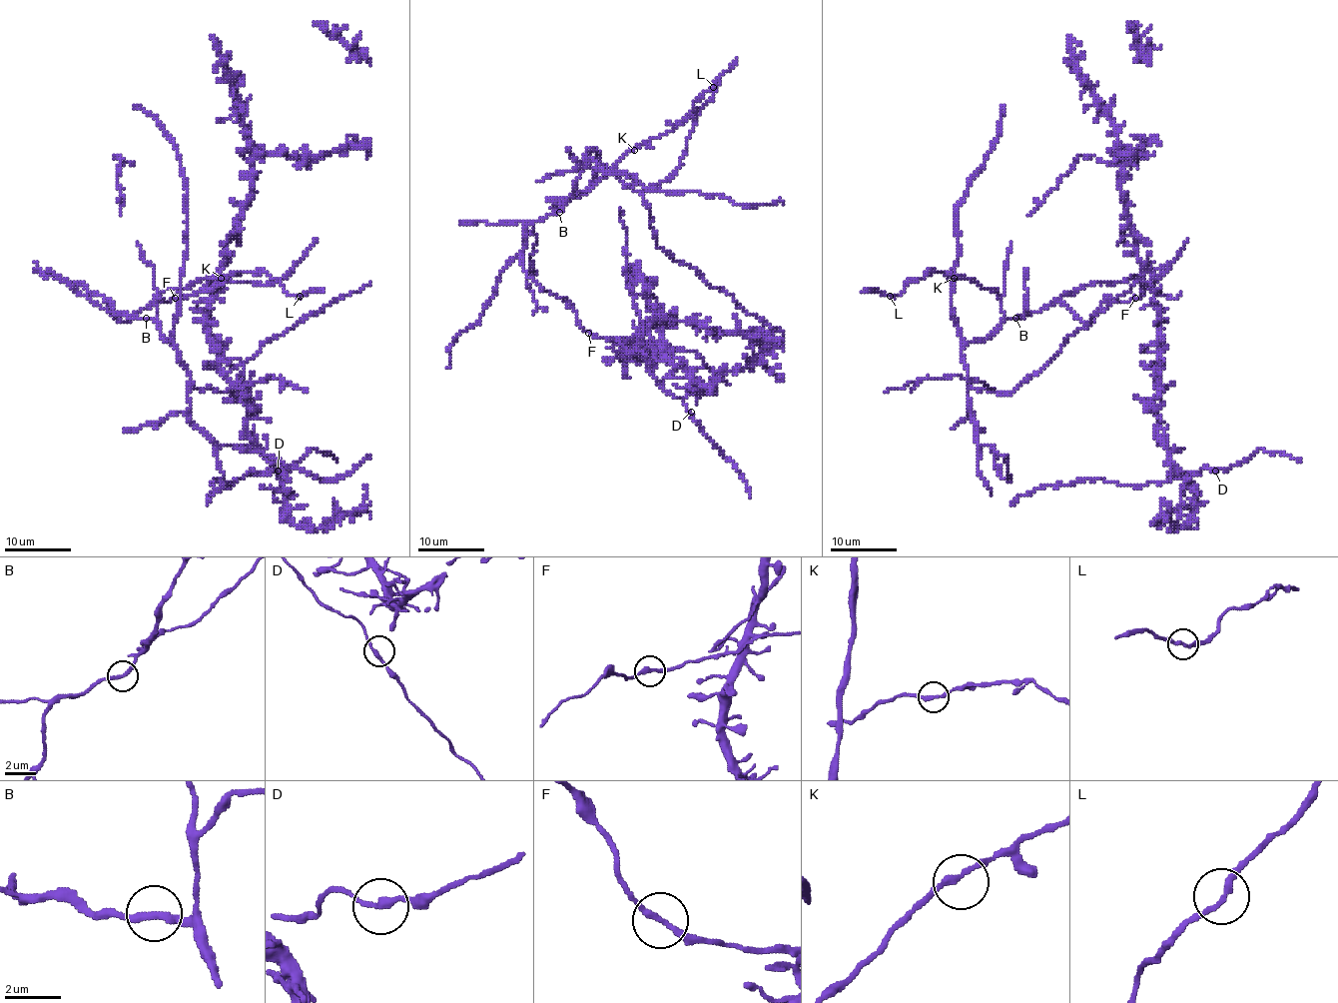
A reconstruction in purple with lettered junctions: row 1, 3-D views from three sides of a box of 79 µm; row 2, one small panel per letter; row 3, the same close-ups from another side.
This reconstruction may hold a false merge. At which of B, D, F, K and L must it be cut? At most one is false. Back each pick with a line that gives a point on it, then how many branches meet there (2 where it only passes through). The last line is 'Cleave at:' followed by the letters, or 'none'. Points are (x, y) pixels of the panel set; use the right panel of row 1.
Cleave at: none

